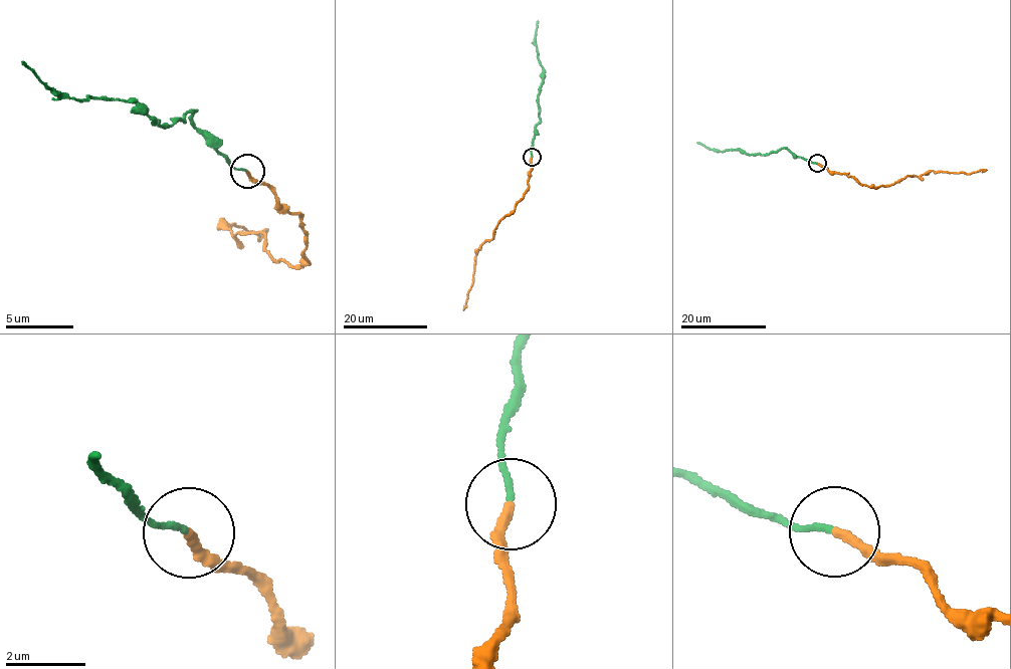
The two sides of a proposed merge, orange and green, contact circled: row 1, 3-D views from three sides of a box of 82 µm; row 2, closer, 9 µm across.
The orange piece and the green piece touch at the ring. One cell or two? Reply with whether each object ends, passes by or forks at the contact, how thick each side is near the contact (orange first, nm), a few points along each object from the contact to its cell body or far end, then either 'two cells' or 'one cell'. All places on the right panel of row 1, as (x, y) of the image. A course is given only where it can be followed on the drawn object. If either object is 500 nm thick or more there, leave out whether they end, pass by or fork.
orange ends there; green ends there; 220 nm thick on the orange side, 130 nm on the other; orange runs (817, 163), (830, 172), (846, 173), (861, 184), (877, 188), (933, 171), (971, 173), (986, 169); green runs (816, 163), (795, 157), (785, 148), (769, 154), (746, 155), (739, 150), (709, 150), (696, 143); one cell

